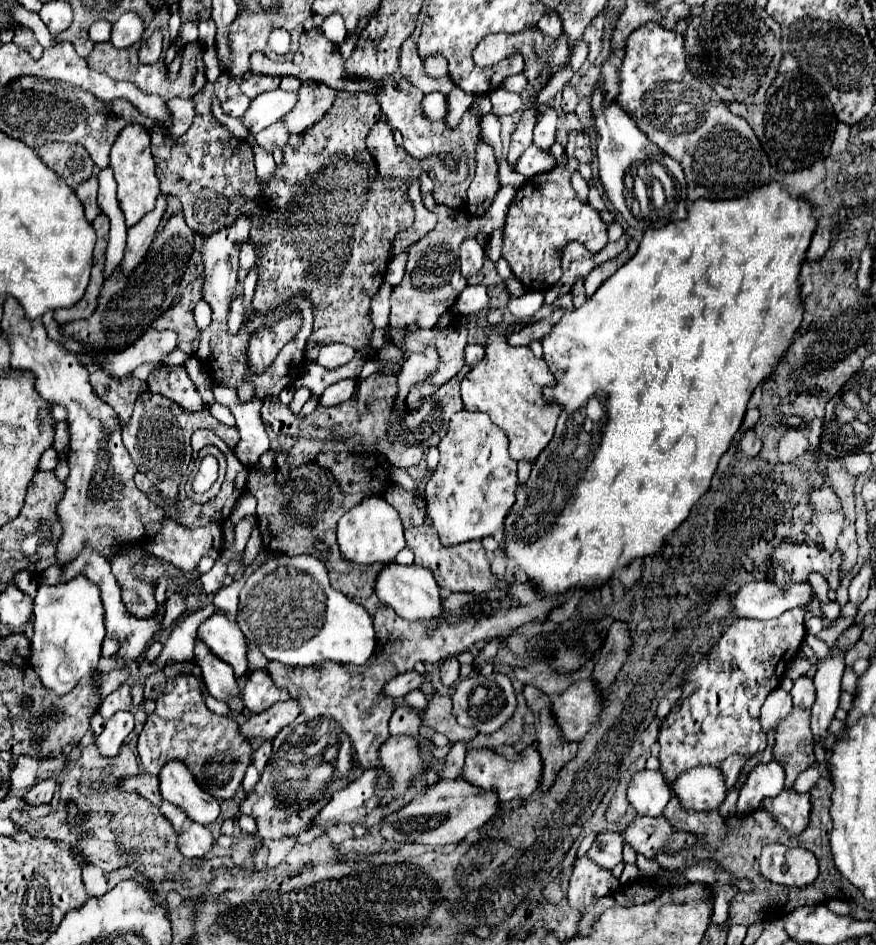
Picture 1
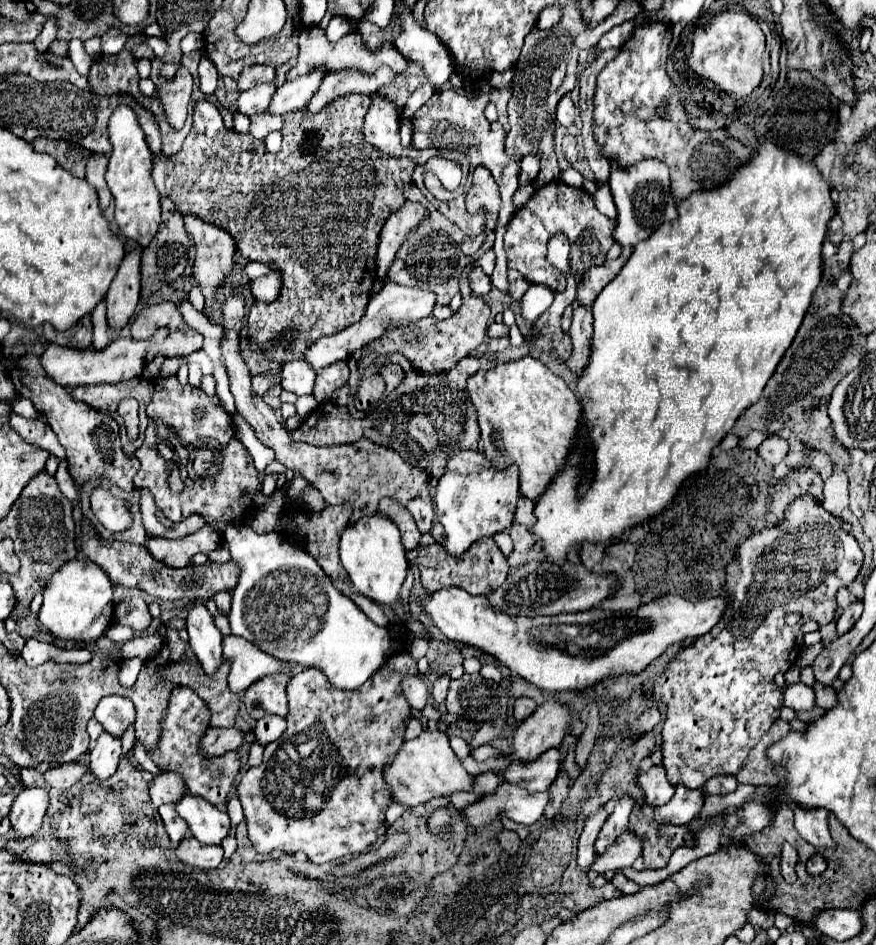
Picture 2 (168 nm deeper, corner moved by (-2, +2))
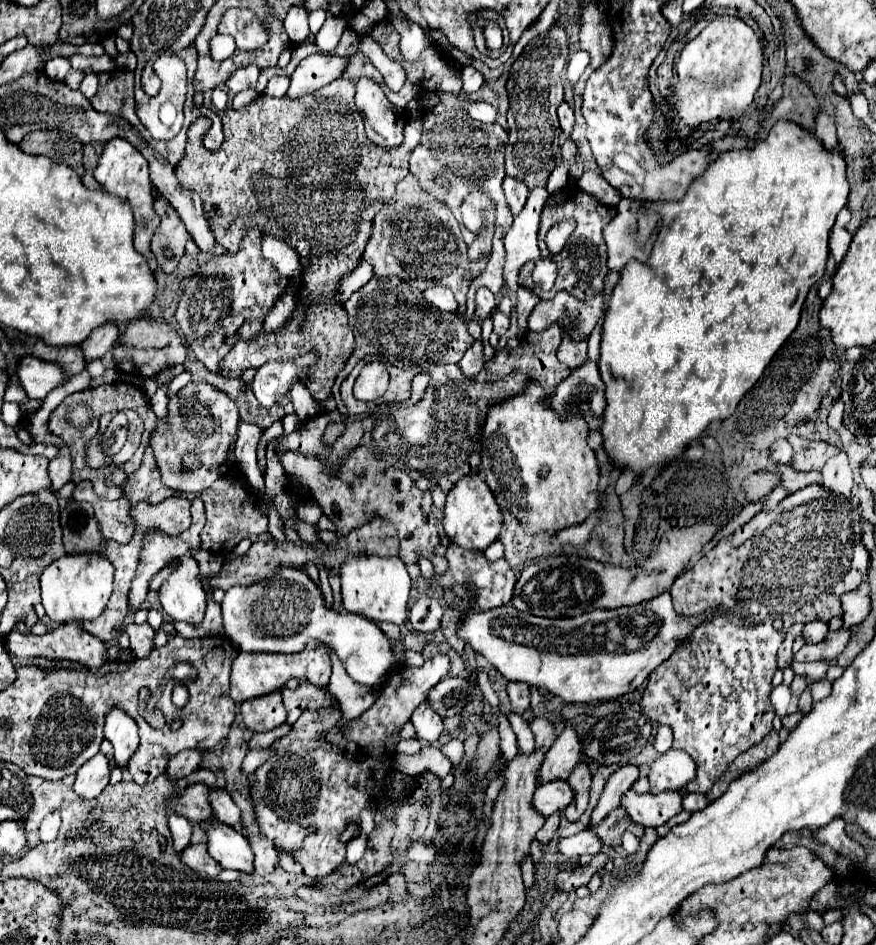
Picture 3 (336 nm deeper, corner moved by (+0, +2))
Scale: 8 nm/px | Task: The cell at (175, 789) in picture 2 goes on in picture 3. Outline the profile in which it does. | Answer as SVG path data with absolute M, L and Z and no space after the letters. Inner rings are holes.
M203 783L189 785L185 793L181 793L177 799L169 801L169 809L177 811L179 815L187 817L193 823L203 823L213 819L213 809L209 805L209 793L211 789Z

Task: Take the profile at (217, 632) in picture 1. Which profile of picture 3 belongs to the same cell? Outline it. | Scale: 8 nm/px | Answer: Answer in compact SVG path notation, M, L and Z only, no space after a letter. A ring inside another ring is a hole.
M309 641L309 645L301 653L239 653L233 661L233 673L231 673L231 699L235 703L243 703L253 697L263 697L265 693L281 691L289 679L297 681L309 681L315 687L325 689L329 685L331 677L331 661L327 655L325 645L321 641Z

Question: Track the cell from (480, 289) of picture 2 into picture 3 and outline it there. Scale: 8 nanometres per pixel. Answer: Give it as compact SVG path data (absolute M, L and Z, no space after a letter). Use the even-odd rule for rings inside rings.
M481 287L481 289L477 291L477 307L475 307L475 315L481 317L481 319L487 319L487 317L491 317L491 313L493 313L495 307L497 307L495 295L493 295L489 289Z

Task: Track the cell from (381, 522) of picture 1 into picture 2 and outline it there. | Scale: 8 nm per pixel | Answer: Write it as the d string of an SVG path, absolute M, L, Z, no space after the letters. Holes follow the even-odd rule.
M379 511L361 517L359 521L349 521L339 541L339 555L349 579L361 595L383 605L393 605L399 599L399 591L407 575L407 559L395 521L387 521Z

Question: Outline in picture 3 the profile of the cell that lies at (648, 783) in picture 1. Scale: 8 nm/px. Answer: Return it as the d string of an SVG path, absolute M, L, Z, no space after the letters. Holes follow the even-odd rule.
M669 749L651 765L651 793L681 791L695 777L695 769L695 761L685 751Z

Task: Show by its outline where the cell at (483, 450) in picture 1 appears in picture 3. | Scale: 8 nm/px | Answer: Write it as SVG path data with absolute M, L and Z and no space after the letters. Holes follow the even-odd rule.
M465 475L457 481L457 485L449 491L445 511L443 511L443 527L447 537L461 545L463 549L477 549L483 551L487 549L499 535L503 525L503 511L497 505L491 489L483 479L477 475Z

